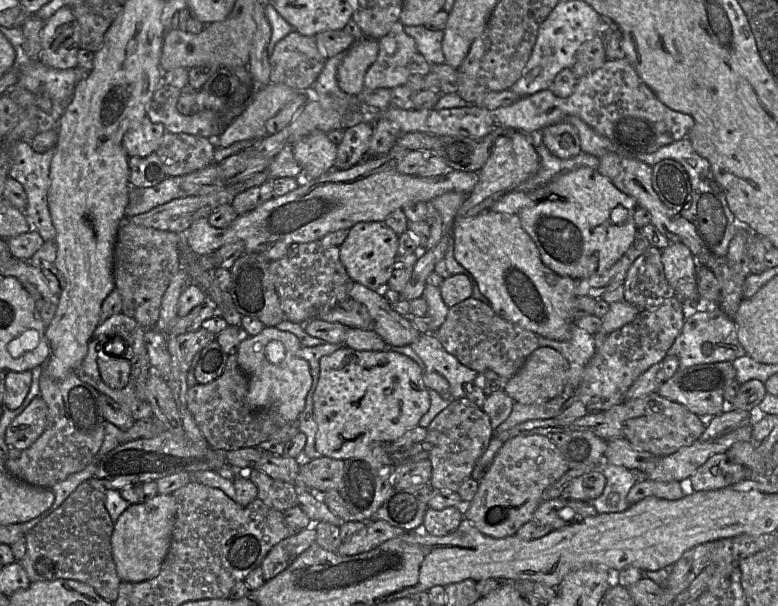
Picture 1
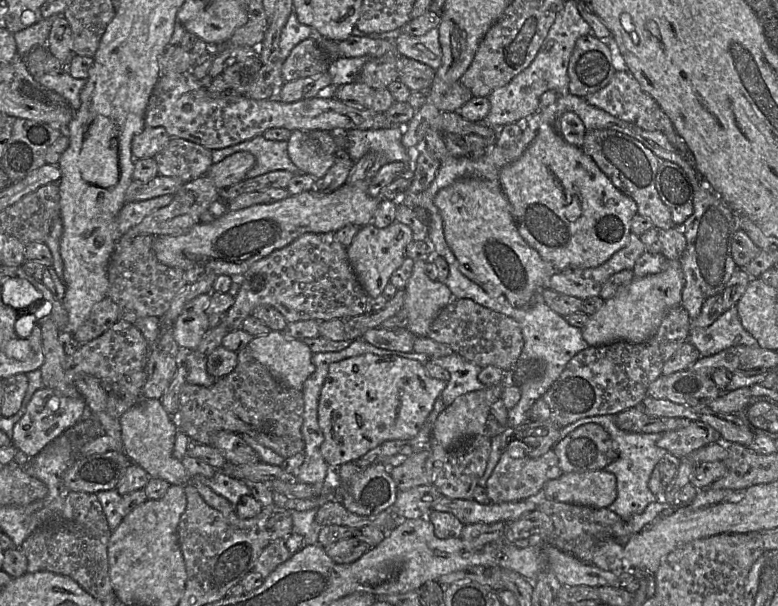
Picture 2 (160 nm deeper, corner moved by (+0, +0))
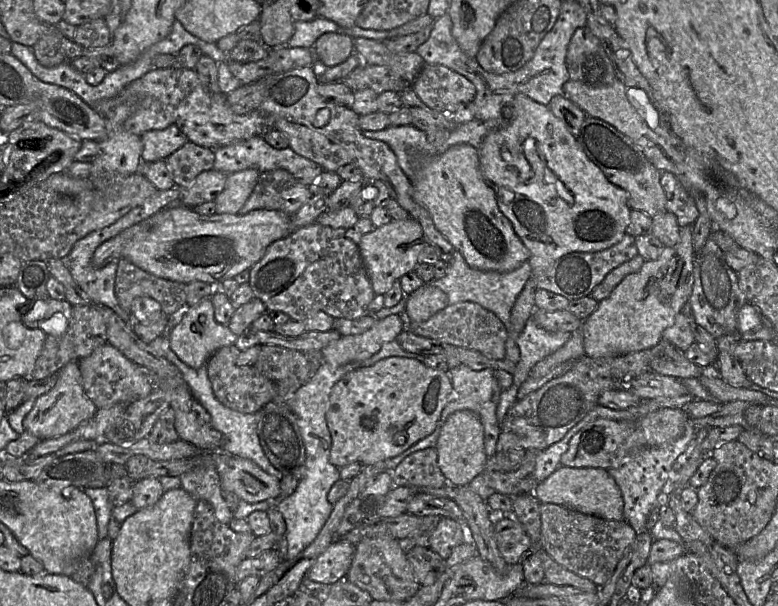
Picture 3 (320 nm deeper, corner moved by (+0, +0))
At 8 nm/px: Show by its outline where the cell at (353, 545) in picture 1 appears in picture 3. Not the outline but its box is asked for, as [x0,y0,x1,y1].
[307,540,355,585]

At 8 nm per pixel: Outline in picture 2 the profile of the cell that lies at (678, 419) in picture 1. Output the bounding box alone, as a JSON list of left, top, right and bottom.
[657,421,722,460]

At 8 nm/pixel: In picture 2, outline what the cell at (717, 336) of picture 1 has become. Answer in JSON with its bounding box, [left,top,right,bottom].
[687,305,759,357]

